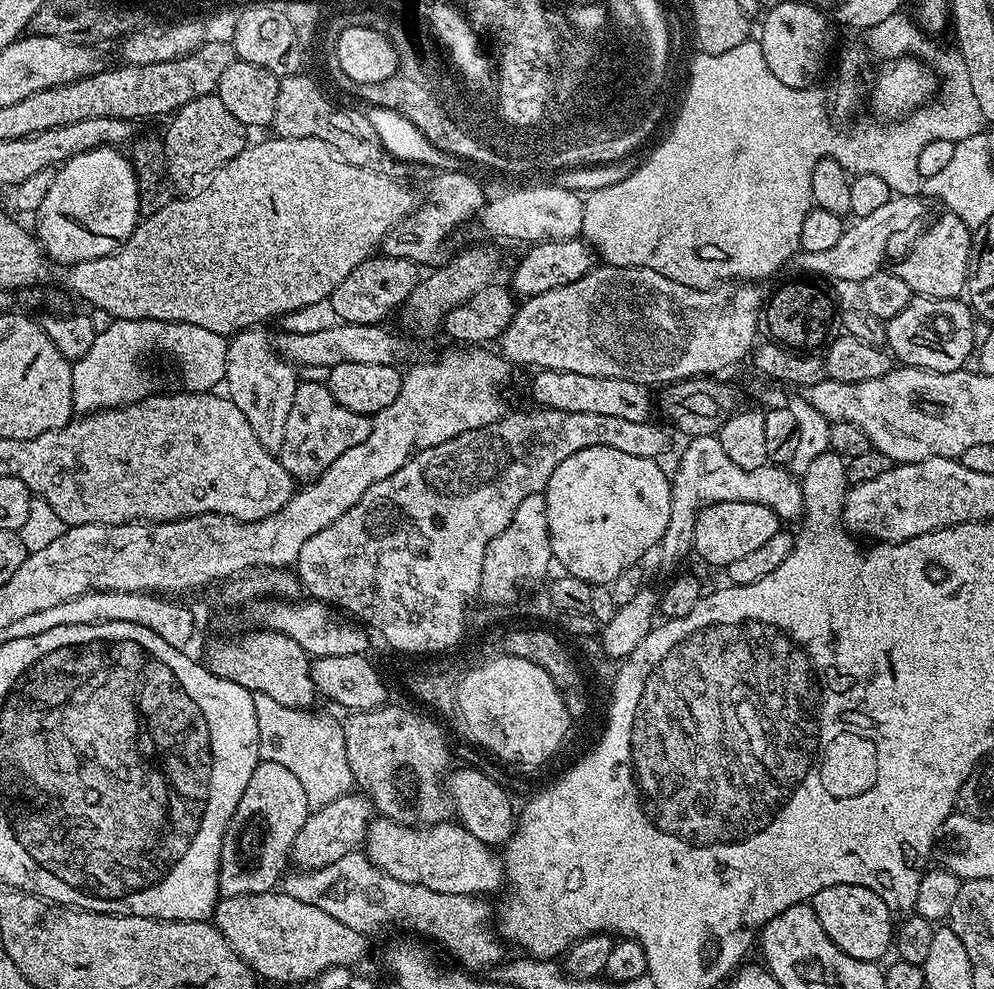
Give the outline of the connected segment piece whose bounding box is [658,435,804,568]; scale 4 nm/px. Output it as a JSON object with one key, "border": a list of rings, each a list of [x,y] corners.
{"border":[[[719,435],[694,436],[687,441],[684,453],[676,464],[676,473],[671,473],[672,501],[670,502],[670,522],[666,522],[666,534],[662,534],[658,545],[660,564],[672,568],[686,559],[693,551],[694,526],[701,508],[707,504],[717,504],[733,500],[734,502],[754,502],[774,510],[781,521],[799,521],[804,514],[804,499],[800,489],[800,480],[787,467],[765,466],[746,470],[730,459],[730,454],[722,450]]]}

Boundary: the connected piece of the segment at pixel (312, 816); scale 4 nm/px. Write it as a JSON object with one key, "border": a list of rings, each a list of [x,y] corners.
{"border":[[[347,794],[340,796],[316,811],[309,811],[298,838],[294,838],[290,860],[297,869],[312,872],[315,868],[325,868],[336,864],[338,858],[357,851],[363,845],[368,834],[368,825],[374,819],[371,800],[364,794]]]}

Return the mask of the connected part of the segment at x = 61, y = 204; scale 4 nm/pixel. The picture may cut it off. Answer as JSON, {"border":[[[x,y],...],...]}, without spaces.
{"border":[[[105,146],[91,148],[82,154],[72,156],[55,169],[50,190],[46,190],[46,198],[42,198],[42,206],[35,217],[35,235],[38,237],[41,248],[44,249],[49,261],[67,265],[68,252],[76,254],[103,254],[114,252],[136,228],[141,219],[138,206],[138,182],[132,169],[132,161],[124,156],[119,147]]]}

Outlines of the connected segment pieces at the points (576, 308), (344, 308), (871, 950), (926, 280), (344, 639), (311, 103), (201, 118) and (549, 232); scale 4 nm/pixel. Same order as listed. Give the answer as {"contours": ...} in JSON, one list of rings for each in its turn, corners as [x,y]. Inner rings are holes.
{"contours":[[[[613,264],[593,266],[578,278],[577,281],[567,282],[566,285],[556,289],[539,292],[537,296],[527,297],[517,307],[508,328],[501,334],[498,341],[499,351],[505,360],[516,364],[529,364],[532,370],[549,368],[555,372],[573,372],[574,374],[590,374],[591,376],[605,376],[606,378],[626,378],[626,382],[638,382],[649,386],[665,386],[679,380],[689,380],[692,377],[711,377],[720,374],[723,368],[736,364],[739,360],[747,361],[754,345],[757,343],[756,331],[762,328],[762,309],[766,303],[766,292],[756,282],[732,282],[727,286],[709,286],[695,288],[686,286],[682,282],[674,282],[674,278],[666,278],[666,274],[658,274],[658,270],[646,270],[645,268],[619,268]]],[[[374,254],[366,262],[354,266],[354,270],[350,270],[350,274],[346,274],[346,279],[334,290],[330,302],[336,319],[345,324],[380,324],[392,311],[395,313],[408,303],[414,286],[418,286],[421,278],[421,265],[412,260]]],[[[831,884],[818,890],[810,903],[814,914],[818,914],[818,922],[822,922],[822,930],[830,934],[830,942],[834,942],[838,950],[850,954],[850,958],[880,962],[893,947],[894,914],[874,890],[853,884]]],[[[944,210],[941,216],[917,238],[912,249],[894,264],[894,270],[906,286],[920,298],[954,300],[965,295],[968,267],[972,257],[972,233],[956,214]]],[[[304,598],[299,602],[260,602],[252,610],[253,618],[260,623],[257,625],[294,638],[294,642],[298,642],[298,646],[302,646],[302,650],[308,653],[309,657],[364,654],[369,651],[367,649],[369,633],[351,615],[322,604],[319,600]],[[300,602],[301,604],[296,604]]],[[[305,74],[281,76],[278,86],[278,102],[274,110],[271,131],[279,138],[318,138],[330,142],[354,166],[374,170],[383,176],[404,178],[410,164],[388,152],[377,131],[370,124],[370,118],[356,108],[339,108],[310,77]]],[[[215,94],[186,102],[186,106],[177,110],[167,124],[162,139],[168,159],[168,175],[173,181],[196,180],[199,176],[207,178],[250,143],[249,129],[226,110],[226,105]]],[[[551,184],[528,186],[508,192],[484,206],[480,219],[486,231],[500,238],[524,240],[526,244],[540,244],[549,240],[570,240],[583,233],[583,197],[574,191]]]]}

